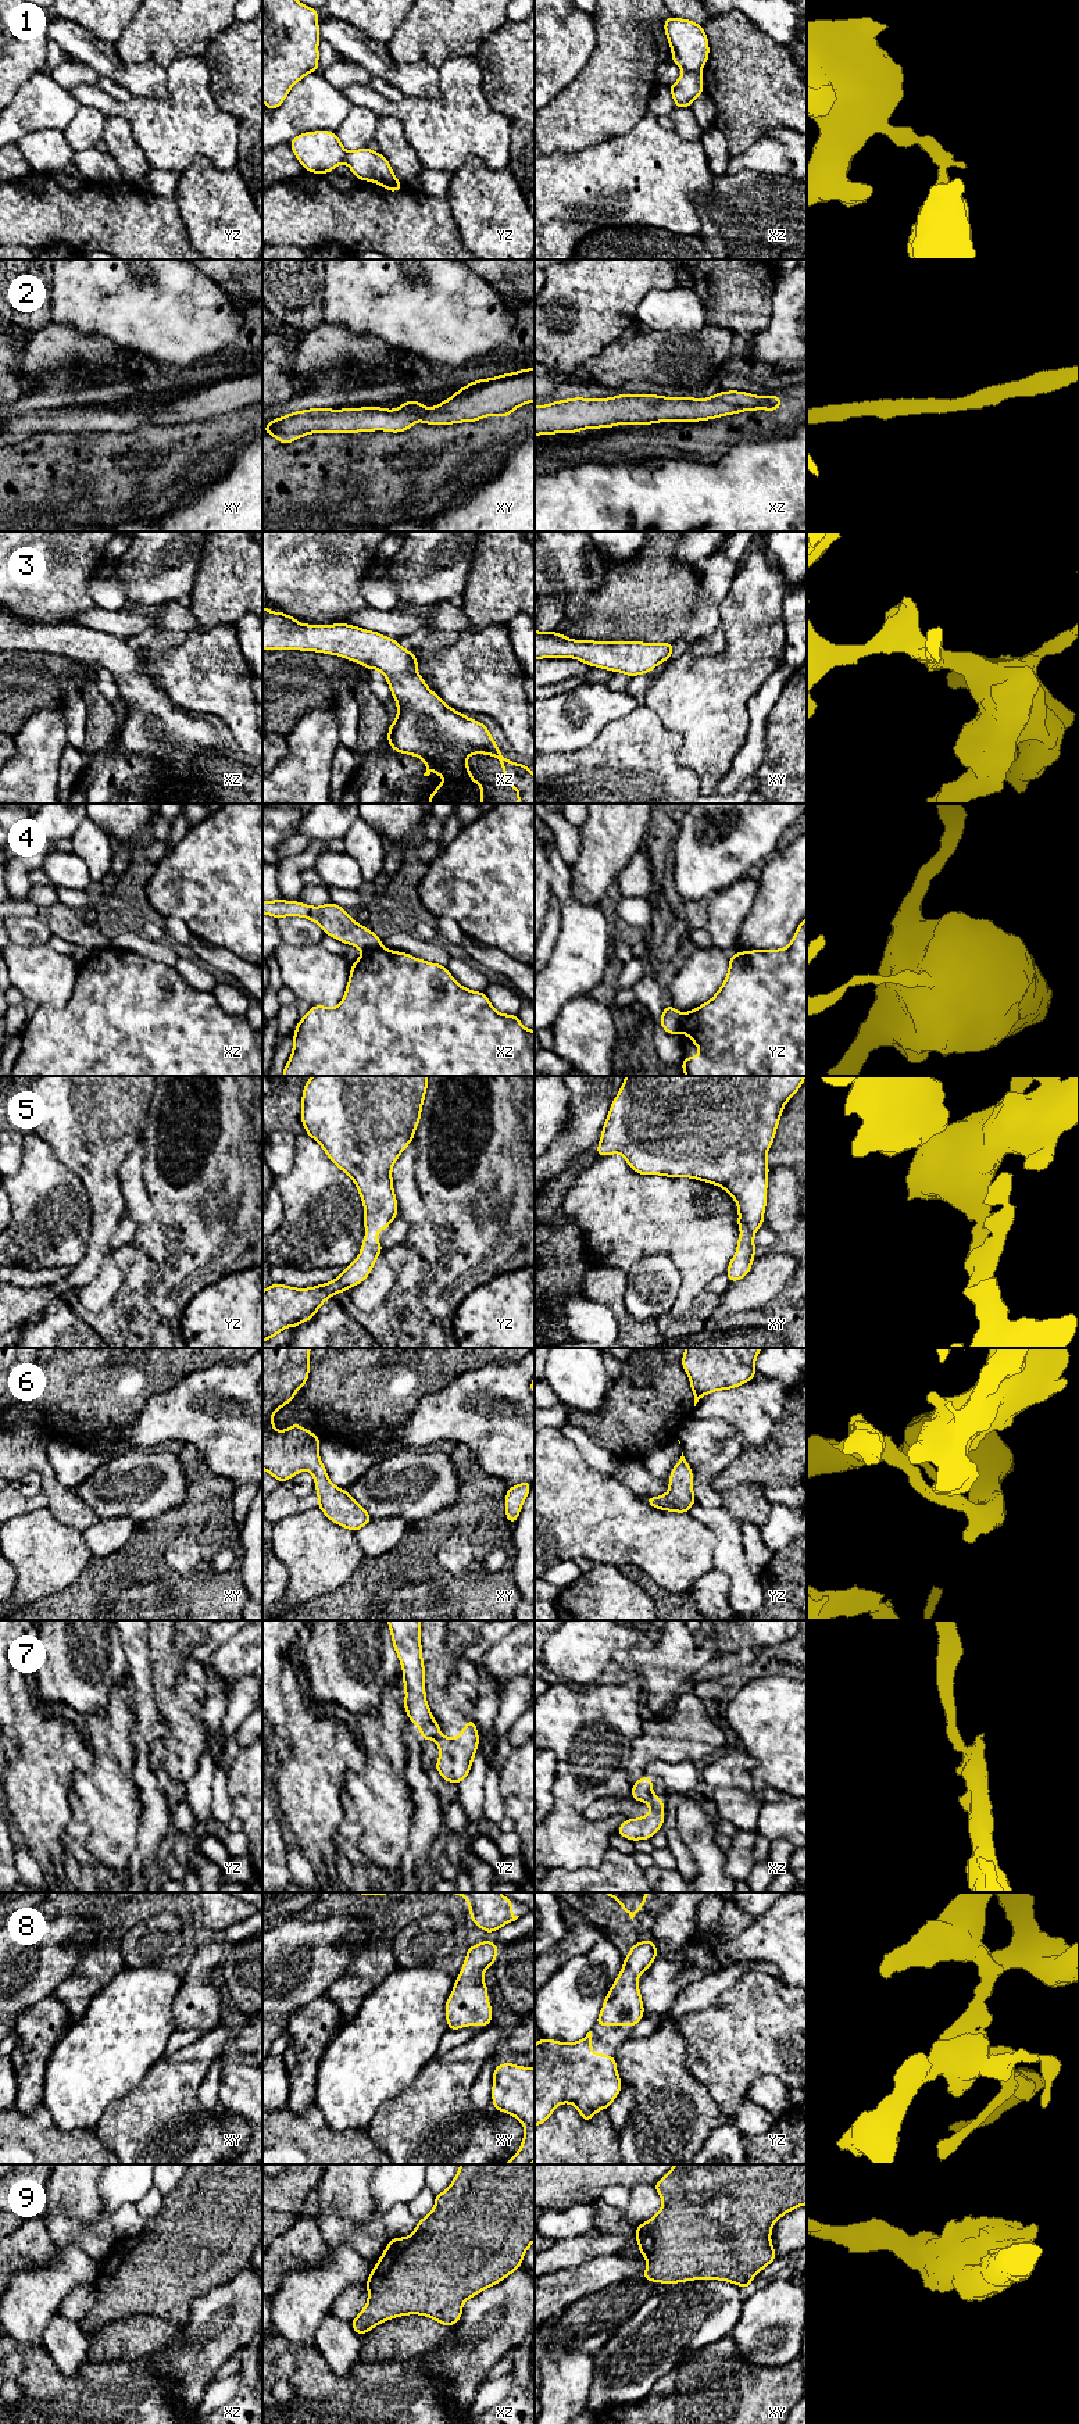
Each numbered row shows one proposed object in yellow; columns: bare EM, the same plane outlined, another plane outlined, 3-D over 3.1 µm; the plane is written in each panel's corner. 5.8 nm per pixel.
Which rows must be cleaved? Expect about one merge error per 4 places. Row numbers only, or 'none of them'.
1, 4, 7

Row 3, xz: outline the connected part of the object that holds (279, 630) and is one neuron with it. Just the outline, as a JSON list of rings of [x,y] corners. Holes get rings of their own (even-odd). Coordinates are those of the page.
[[[264,605],[262,650],[318,651],[358,662],[367,669],[380,671],[392,690],[392,698],[397,702],[397,719],[390,723],[386,740],[394,751],[419,757],[426,764],[424,776],[429,776],[430,771],[437,766],[433,776],[437,779],[439,773],[446,780],[444,784],[437,782],[436,790],[428,797],[429,804],[485,804],[482,801],[485,786],[474,780],[465,761],[472,754],[486,754],[500,759],[507,783],[518,791],[517,804],[535,804],[535,775],[529,772],[529,766],[511,762],[500,754],[500,747],[483,723],[446,705],[440,696],[435,694],[425,684],[425,679],[418,675],[418,658],[403,648],[397,640],[342,622],[301,625],[296,618],[285,612],[271,612]]]

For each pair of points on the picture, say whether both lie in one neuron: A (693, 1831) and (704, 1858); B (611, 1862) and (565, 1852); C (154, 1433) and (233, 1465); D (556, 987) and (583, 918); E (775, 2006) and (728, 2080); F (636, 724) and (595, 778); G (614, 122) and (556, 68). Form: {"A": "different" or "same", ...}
{"A": "same", "B": "different", "C": "same", "D": "same", "E": "same", "F": "same", "G": "different"}

